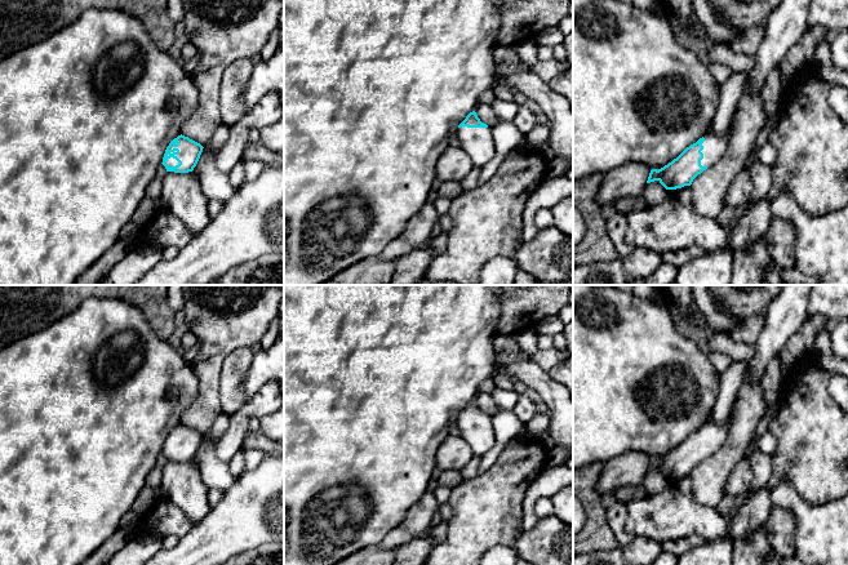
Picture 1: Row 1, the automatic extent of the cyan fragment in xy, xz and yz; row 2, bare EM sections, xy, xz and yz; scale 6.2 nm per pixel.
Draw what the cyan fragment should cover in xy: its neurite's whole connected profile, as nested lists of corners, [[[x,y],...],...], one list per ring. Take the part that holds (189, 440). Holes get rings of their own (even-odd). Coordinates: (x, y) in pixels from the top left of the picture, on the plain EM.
[[[181,423],[167,436],[161,453],[167,461],[192,461],[200,448],[203,437],[200,432]]]

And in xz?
[[[475,400],[466,405],[454,422],[474,455],[481,457],[493,448],[496,440],[492,417],[481,411]]]

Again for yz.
[[[732,414],[723,423],[709,418],[707,423],[687,436],[676,448],[661,458],[652,458],[647,472],[658,470],[666,479],[691,475],[693,468],[719,450],[727,440]]]

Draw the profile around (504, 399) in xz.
[[[496,387],[490,392],[498,410],[512,410],[520,395],[515,390]]]

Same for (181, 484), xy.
[[[167,461],[163,467],[161,494],[178,506],[192,526],[209,513],[208,488],[194,461]]]

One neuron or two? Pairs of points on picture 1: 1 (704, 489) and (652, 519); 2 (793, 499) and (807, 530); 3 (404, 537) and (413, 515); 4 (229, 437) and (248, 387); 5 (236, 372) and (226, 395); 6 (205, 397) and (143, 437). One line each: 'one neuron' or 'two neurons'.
1: two neurons
2: one neuron
3: two neurons
4: two neurons
5: one neuron
6: two neurons

